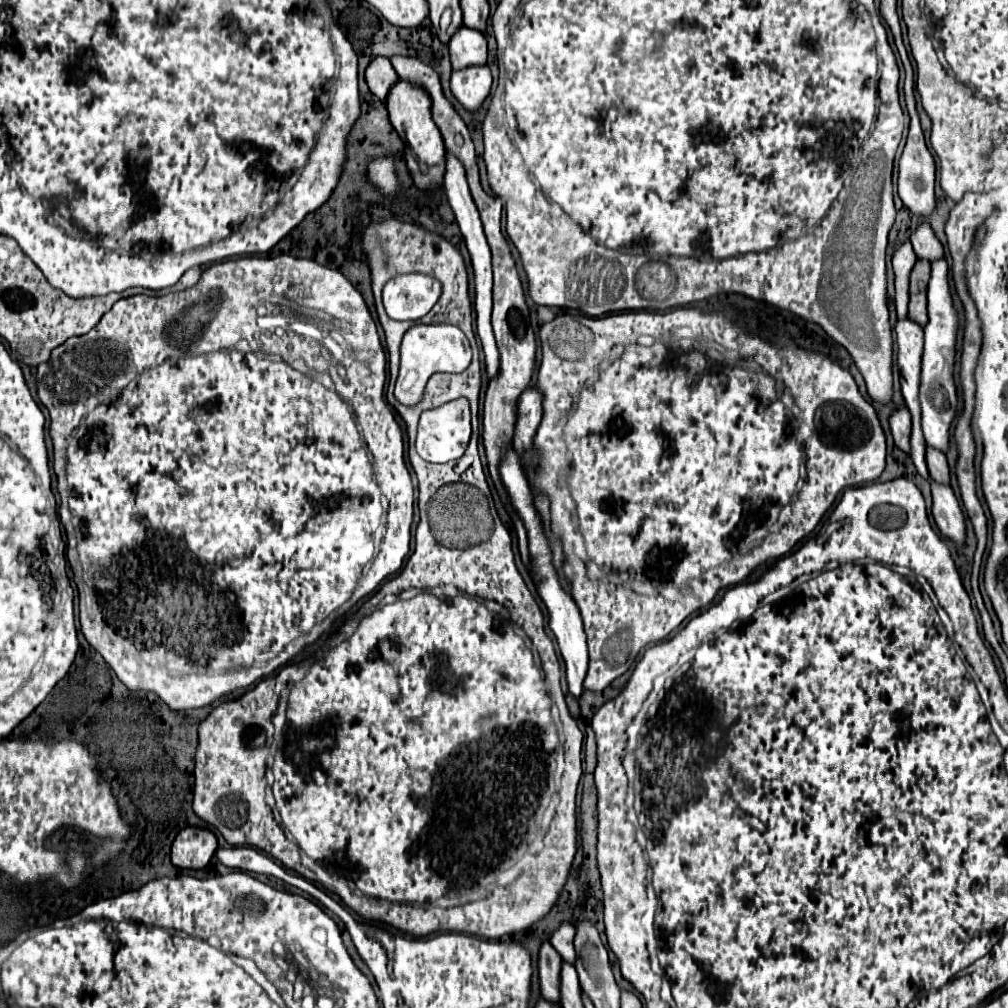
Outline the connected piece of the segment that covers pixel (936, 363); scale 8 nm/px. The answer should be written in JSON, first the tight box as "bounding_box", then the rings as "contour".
{"bounding_box":[922,261,958,453],"contour":[[[946,261],[932,263],[932,275],[928,283],[928,325],[924,327],[924,357],[922,357],[922,431],[926,443],[942,453],[950,447],[950,427],[958,411],[958,391],[954,383],[954,357],[956,357],[956,337],[958,337],[958,313],[952,303],[948,285],[948,265]]]}

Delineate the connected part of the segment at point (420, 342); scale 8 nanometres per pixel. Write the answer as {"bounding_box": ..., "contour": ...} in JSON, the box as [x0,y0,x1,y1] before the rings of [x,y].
{"bounding_box":[398,325,472,379],"contour":[[[414,325],[402,341],[402,361],[400,361],[400,375],[398,379],[402,379],[402,371],[408,369],[408,363],[416,363],[416,361],[428,361],[428,371],[446,371],[446,373],[462,373],[468,369],[470,359],[472,359],[472,351],[470,351],[470,343],[466,339],[466,335],[454,327],[454,325]]]}

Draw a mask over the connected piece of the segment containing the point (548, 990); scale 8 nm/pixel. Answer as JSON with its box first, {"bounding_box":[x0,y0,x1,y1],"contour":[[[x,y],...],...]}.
{"bounding_box":[538,941,562,1005],"contour":[[[546,941],[540,947],[538,955],[538,973],[540,973],[540,991],[542,997],[554,1005],[560,1005],[560,969],[562,957],[558,951]]]}

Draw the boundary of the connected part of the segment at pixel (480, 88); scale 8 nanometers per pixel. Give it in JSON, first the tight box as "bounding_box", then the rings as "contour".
{"bounding_box":[450,67,492,111],"contour":[[[474,67],[474,69],[462,69],[458,73],[452,73],[450,79],[450,91],[452,95],[462,103],[466,111],[478,111],[486,97],[490,95],[492,87],[492,75],[488,67]]]}

